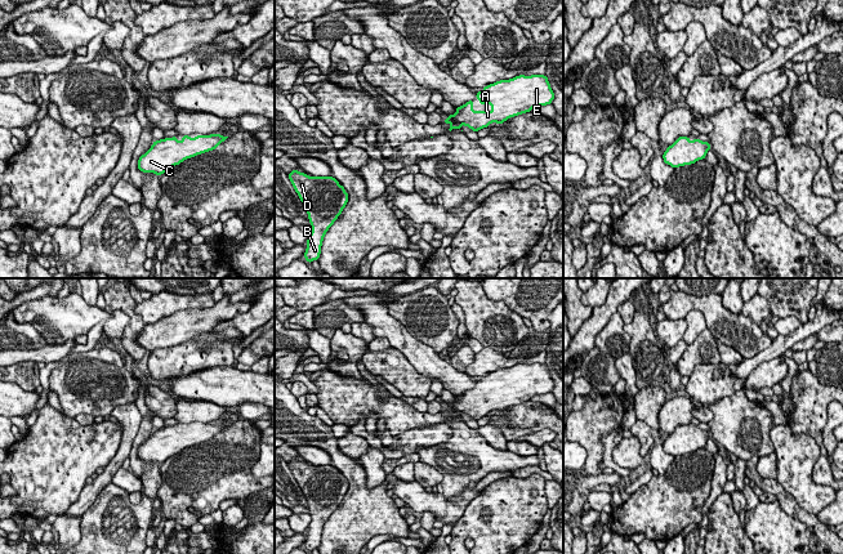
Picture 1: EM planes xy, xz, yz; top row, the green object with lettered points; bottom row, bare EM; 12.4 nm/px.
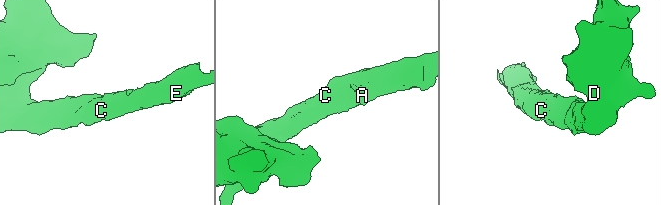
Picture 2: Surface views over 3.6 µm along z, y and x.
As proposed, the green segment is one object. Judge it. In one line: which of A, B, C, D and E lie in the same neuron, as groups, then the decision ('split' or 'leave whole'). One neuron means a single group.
A B C D E; leave whole

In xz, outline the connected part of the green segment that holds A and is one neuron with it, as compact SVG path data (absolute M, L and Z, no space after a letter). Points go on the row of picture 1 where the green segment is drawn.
M519 75L509 80L500 80L483 88L476 94L480 104L490 104L491 111L474 111L473 100L456 107L455 115L443 121L452 129L465 125L473 131L487 128L490 124L503 124L510 117L530 112L534 107L552 104L554 93L545 75Z

